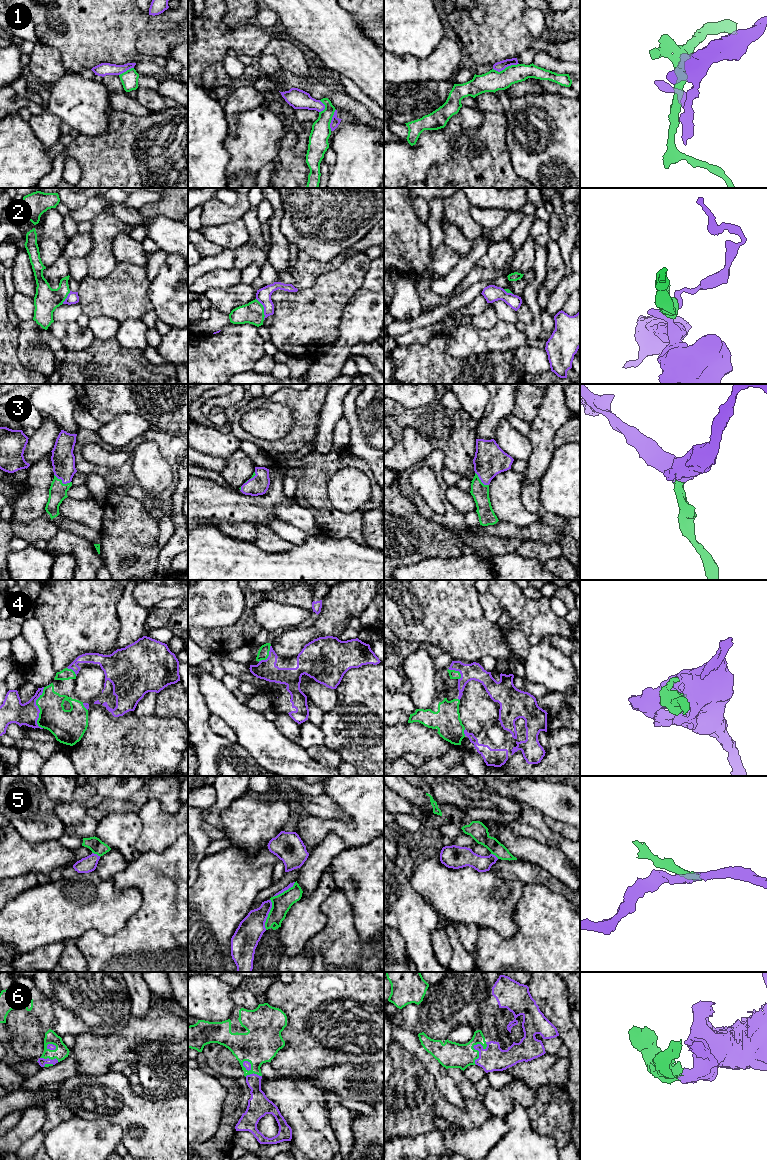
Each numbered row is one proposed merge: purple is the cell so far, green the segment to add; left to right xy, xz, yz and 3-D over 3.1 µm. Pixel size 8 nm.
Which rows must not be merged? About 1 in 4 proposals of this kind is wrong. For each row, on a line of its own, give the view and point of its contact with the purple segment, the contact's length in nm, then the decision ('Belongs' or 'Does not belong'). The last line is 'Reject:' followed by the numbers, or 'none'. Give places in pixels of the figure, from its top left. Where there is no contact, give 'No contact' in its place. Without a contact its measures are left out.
1: Touches purple at yz (505, 67). Shared border 220 nm. Does not belong
2: Touches purple at xz (264, 309). Shared border 190 nm. Does not belong
3: Touches purple at xy (62, 482). Shared border 150 nm. Belongs
4: Touches purple at xy (38, 708). Shared border 340 nm. Belongs
5: Touches purple at xz (268, 913). Shared border 260 nm. Does not belong
6: Touches purple at yz (474, 1048). Shared border 200 nm. Belongs
Reject: 1, 2, 5

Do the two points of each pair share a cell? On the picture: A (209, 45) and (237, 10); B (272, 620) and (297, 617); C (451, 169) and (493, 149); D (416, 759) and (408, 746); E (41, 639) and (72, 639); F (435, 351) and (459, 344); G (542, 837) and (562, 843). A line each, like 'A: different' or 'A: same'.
A: different
B: same
C: same
D: different
E: different
F: different
G: same

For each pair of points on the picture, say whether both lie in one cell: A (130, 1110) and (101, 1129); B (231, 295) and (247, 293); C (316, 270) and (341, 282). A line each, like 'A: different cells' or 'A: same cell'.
A: different cells
B: same cell
C: different cells

